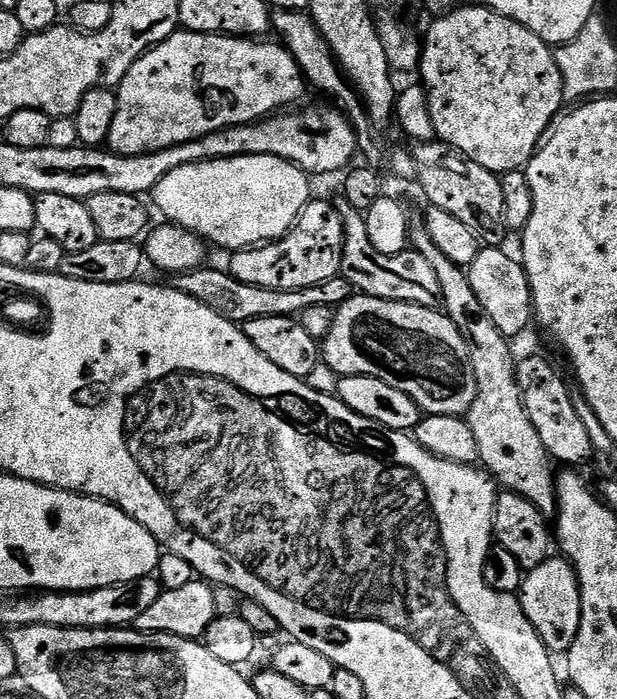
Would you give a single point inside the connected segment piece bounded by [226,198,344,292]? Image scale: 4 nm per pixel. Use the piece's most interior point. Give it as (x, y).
(311, 252)

